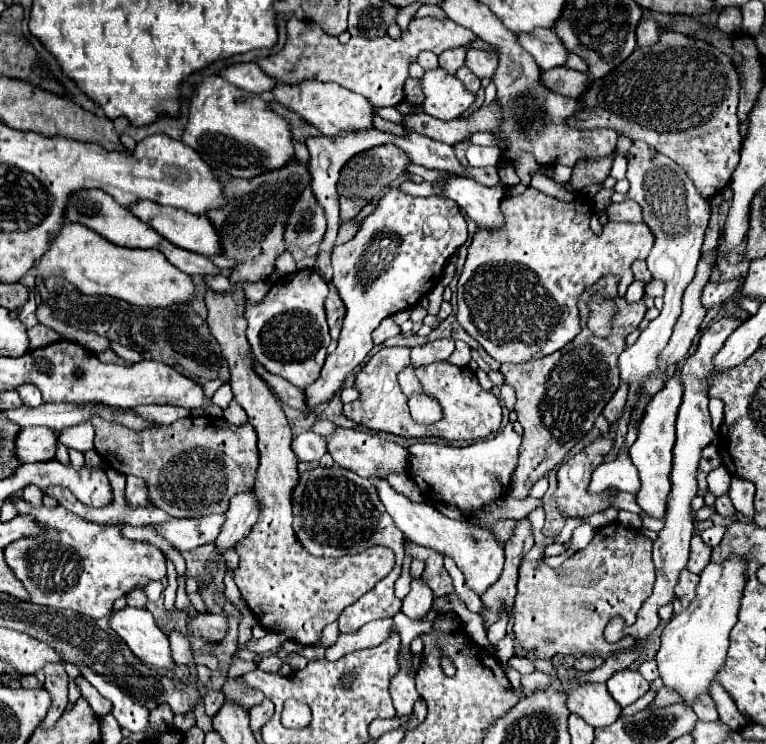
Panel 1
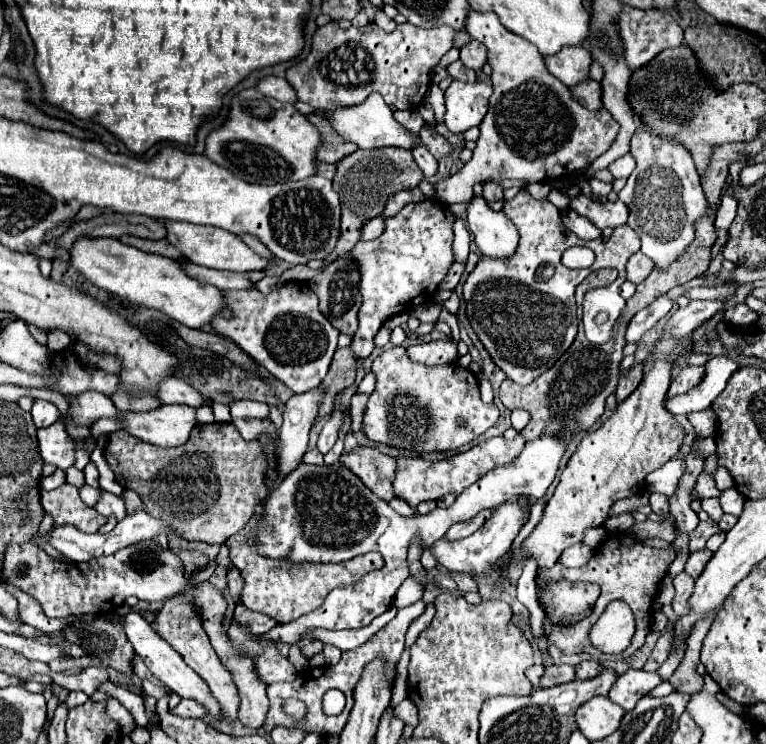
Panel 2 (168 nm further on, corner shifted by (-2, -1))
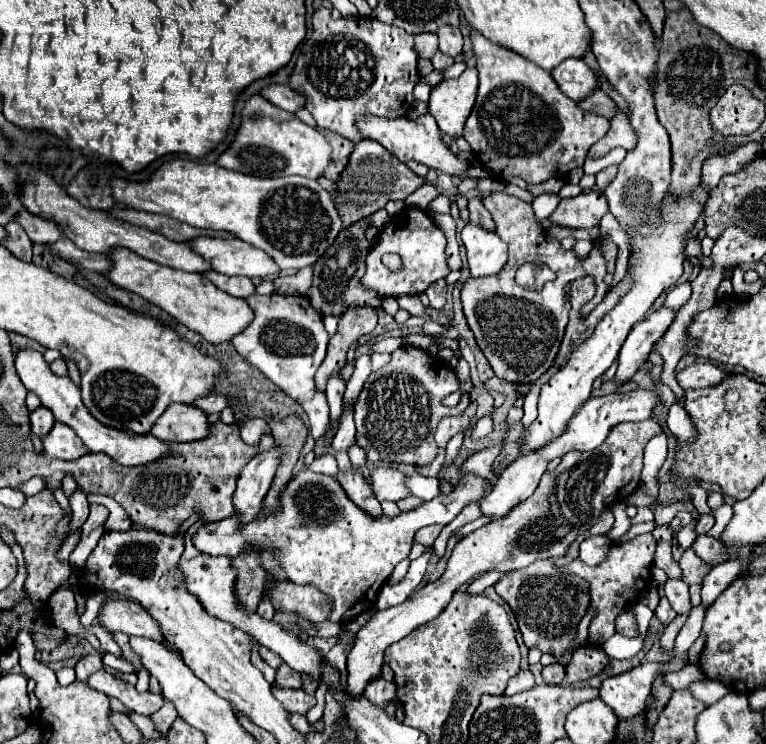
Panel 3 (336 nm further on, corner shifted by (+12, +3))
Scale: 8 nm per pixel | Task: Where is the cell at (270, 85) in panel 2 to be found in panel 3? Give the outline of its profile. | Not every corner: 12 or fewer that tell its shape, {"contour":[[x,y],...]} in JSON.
{"contour":[[269,85],[261,93],[283,111],[297,113],[305,97],[289,85]]}

